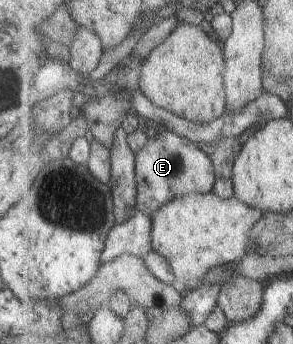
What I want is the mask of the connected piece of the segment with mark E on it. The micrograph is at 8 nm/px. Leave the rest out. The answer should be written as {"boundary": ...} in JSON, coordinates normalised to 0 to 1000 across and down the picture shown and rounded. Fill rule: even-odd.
{"boundary":[[[546,372],[536,398],[509,407],[471,445],[471,608],[526,628],[536,608],[604,573],[734,558],[747,520],[734,468],[676,413],[601,381]]]}

